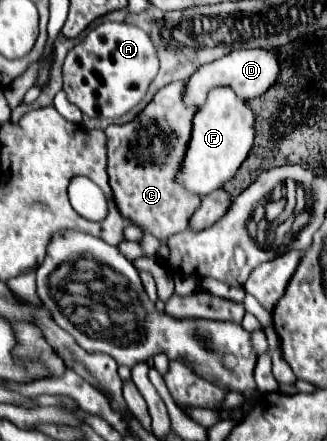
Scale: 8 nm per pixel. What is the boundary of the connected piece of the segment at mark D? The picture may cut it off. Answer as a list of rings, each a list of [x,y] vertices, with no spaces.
[[[263,48],[235,50],[227,56],[223,56],[221,60],[215,60],[213,64],[205,64],[205,66],[201,66],[201,70],[197,70],[187,82],[185,100],[187,100],[187,104],[201,106],[205,102],[205,96],[207,96],[209,88],[225,86],[225,84],[233,86],[235,92],[243,100],[251,100],[251,98],[257,98],[257,96],[265,94],[275,84],[277,76],[279,76],[279,56],[277,56],[275,48],[271,48],[271,50],[263,50]]]

